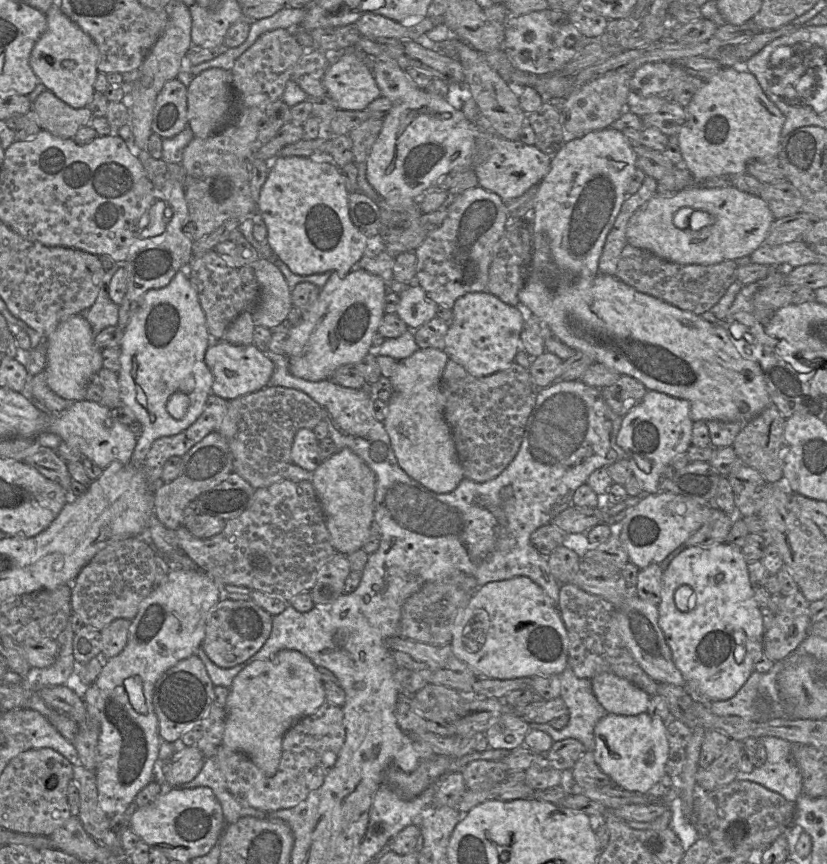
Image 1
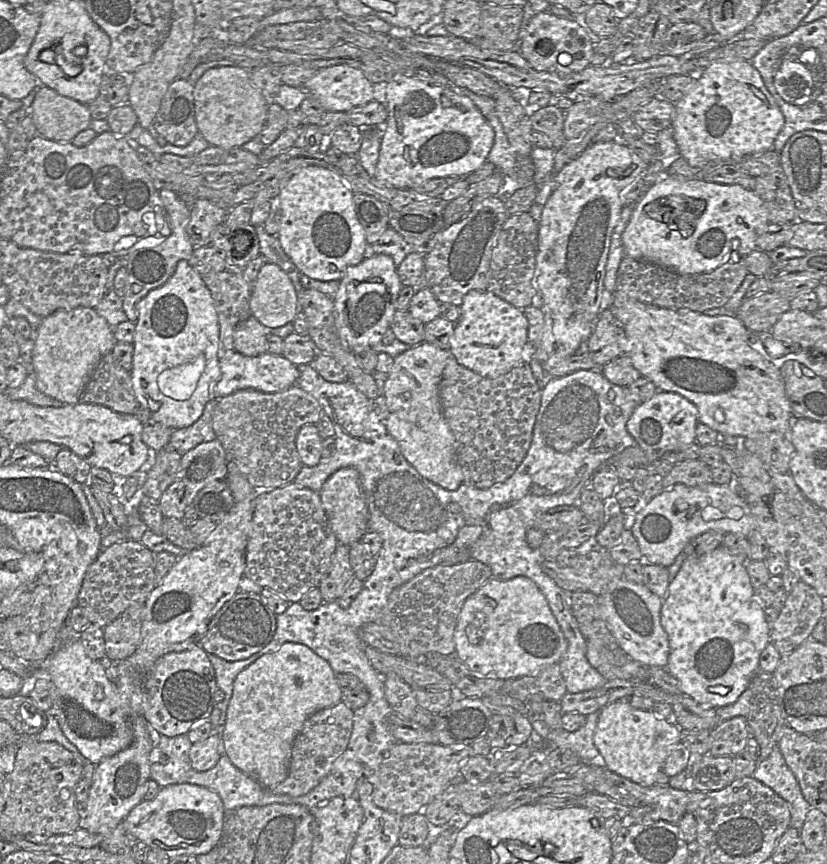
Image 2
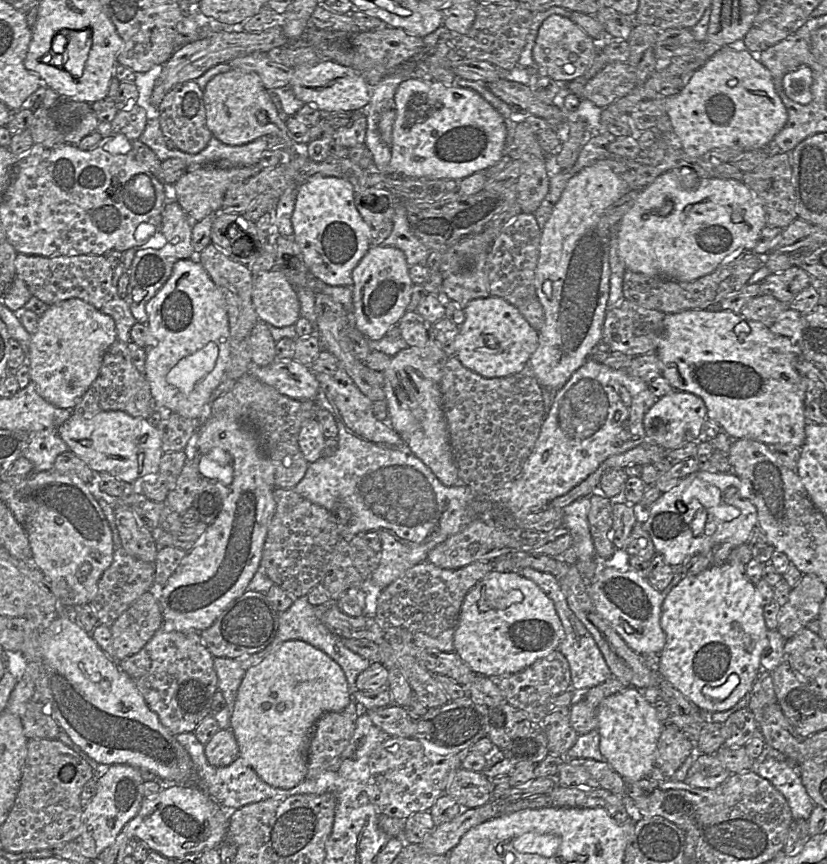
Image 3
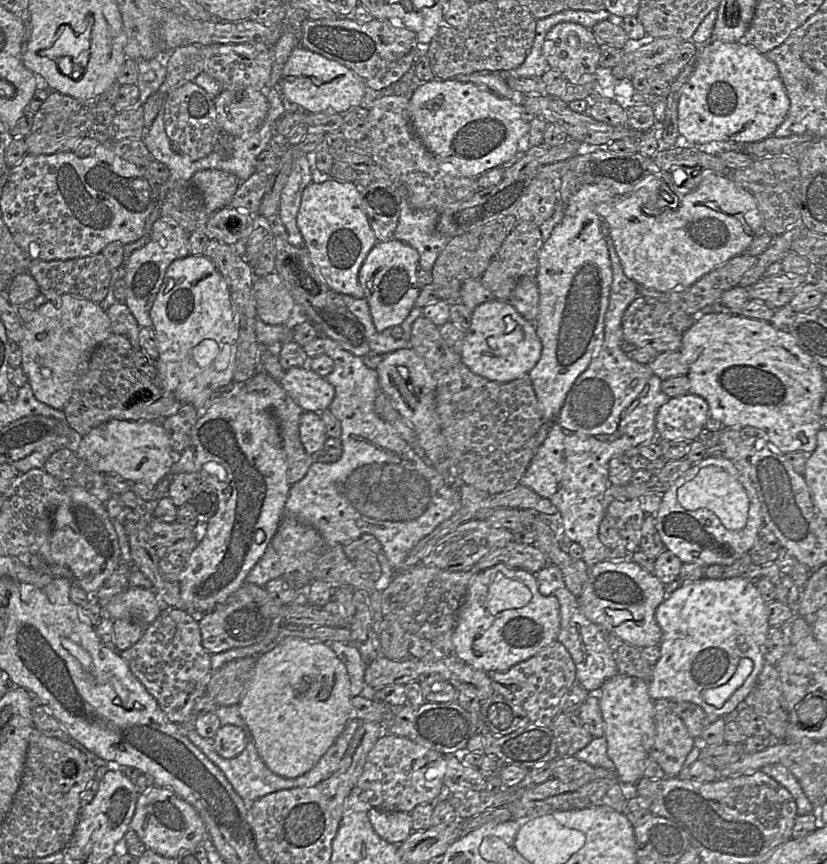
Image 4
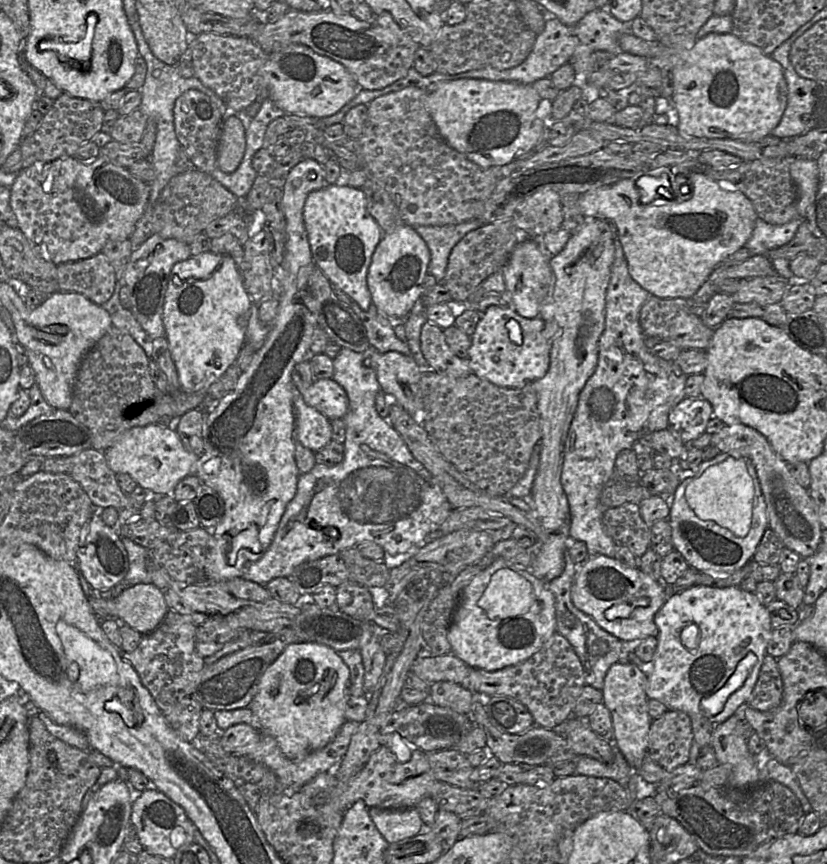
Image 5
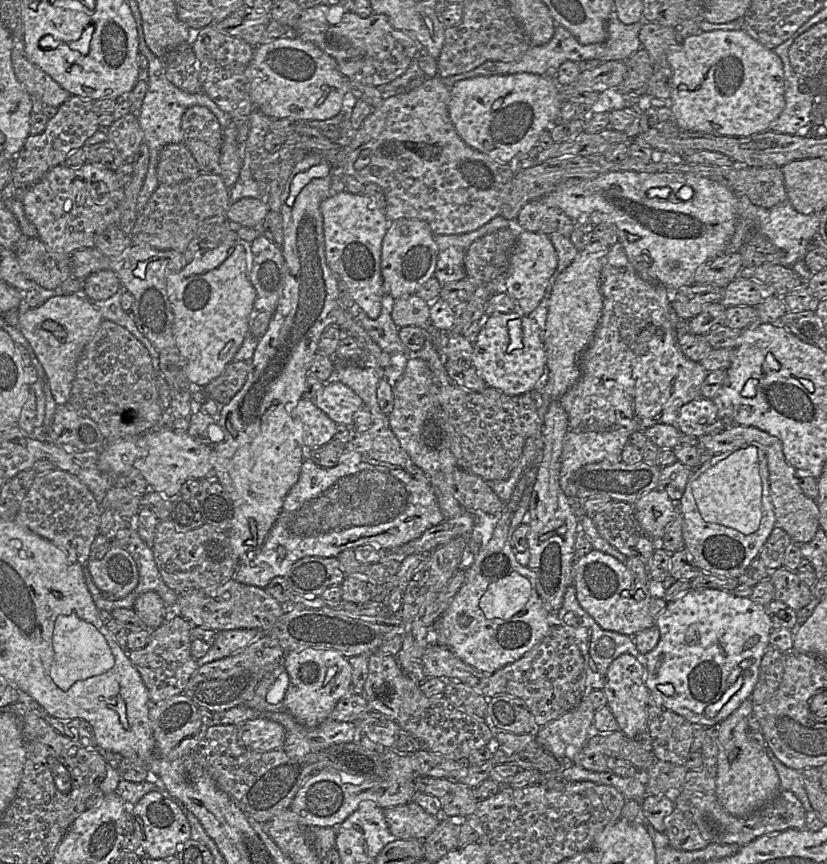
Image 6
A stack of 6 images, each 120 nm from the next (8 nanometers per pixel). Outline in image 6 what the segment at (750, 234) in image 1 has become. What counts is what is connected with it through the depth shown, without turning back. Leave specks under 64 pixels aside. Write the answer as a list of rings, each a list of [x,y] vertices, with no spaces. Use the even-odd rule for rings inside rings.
[[[616,171],[616,172],[607,172],[601,174],[592,179],[584,180],[569,180],[563,183],[563,186],[558,186],[555,190],[551,191],[548,194],[545,194],[540,200],[549,207],[556,207],[561,209],[569,218],[571,218],[575,223],[578,224],[609,224],[616,228],[618,234],[618,241],[623,245],[625,252],[628,256],[628,259],[634,265],[638,275],[647,282],[657,282],[665,286],[672,293],[675,293],[682,287],[691,286],[694,283],[694,274],[699,267],[702,267],[708,261],[713,260],[719,255],[725,253],[725,248],[728,241],[733,236],[736,223],[738,219],[738,196],[730,190],[728,187],[711,180],[707,177],[699,176],[690,172],[680,172],[680,171],[666,171],[666,172],[635,172],[635,171]],[[689,186],[693,189],[693,197],[690,200],[682,201],[677,198],[677,192],[683,187]],[[656,187],[669,187],[672,190],[672,193],[669,198],[662,199],[659,197],[648,198],[646,193],[651,188]]]

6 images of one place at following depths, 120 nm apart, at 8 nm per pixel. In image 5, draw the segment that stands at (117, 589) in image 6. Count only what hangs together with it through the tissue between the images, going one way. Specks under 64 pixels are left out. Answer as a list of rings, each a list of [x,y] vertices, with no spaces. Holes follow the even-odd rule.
[[[102,509],[97,510],[81,531],[77,563],[90,586],[99,591],[111,589],[124,580],[129,569],[129,559],[120,535],[103,522],[100,516]]]

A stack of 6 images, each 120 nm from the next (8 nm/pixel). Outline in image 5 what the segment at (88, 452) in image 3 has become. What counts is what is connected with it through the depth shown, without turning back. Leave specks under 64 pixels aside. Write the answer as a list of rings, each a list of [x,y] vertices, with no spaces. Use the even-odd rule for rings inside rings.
[[[156,424],[133,427],[127,430],[104,451],[104,456],[108,466],[114,473],[129,474],[147,492],[160,495],[167,495],[173,492],[180,480],[191,475],[193,473],[193,465],[199,458],[198,455],[184,448],[175,427],[159,426]]]

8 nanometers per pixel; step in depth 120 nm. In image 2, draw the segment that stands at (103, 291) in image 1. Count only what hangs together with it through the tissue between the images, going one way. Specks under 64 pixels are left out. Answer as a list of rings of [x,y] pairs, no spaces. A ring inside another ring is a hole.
[[[128,255],[118,257],[117,262],[108,268],[108,277],[104,294],[94,309],[96,313],[105,318],[114,333],[116,326],[127,321],[127,316],[123,310],[123,300],[118,297],[114,290],[114,279],[118,270],[126,266]]]

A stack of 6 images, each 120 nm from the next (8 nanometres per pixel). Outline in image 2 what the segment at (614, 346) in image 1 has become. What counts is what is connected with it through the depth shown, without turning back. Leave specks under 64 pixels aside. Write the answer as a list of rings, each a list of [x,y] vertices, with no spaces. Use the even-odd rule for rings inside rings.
[[[613,292],[613,301],[610,306],[614,316],[621,324],[625,332],[625,354],[631,359],[633,366],[642,374],[643,377],[650,379],[658,390],[676,392],[693,402],[698,409],[698,419],[720,435],[732,435],[745,438],[751,434],[761,434],[766,432],[780,432],[788,434],[794,418],[790,402],[785,392],[785,385],[780,370],[763,355],[754,350],[749,344],[748,339],[752,334],[735,314],[708,316],[703,312],[696,312],[688,308],[671,309],[652,306],[638,300],[629,298],[622,292]]]

